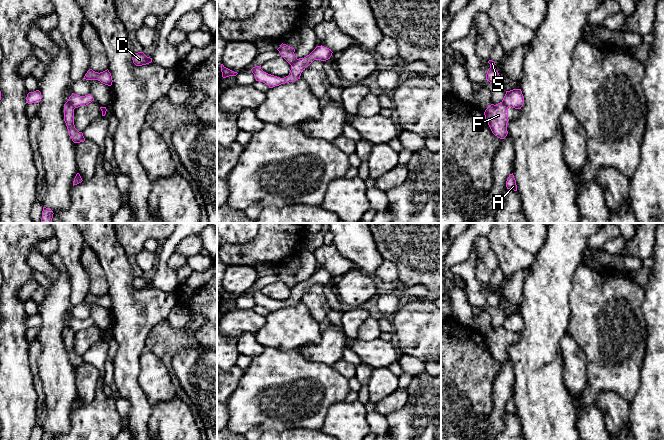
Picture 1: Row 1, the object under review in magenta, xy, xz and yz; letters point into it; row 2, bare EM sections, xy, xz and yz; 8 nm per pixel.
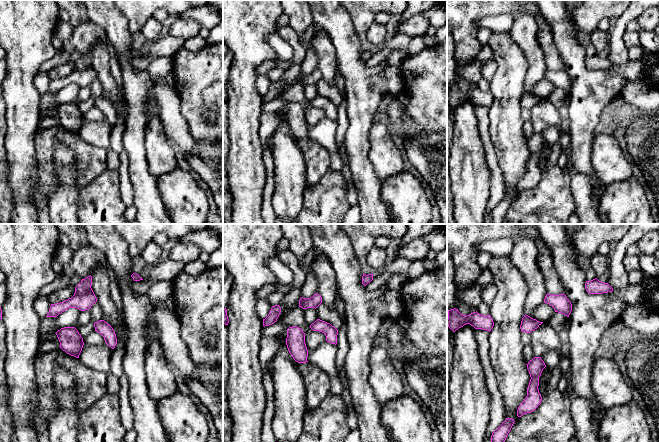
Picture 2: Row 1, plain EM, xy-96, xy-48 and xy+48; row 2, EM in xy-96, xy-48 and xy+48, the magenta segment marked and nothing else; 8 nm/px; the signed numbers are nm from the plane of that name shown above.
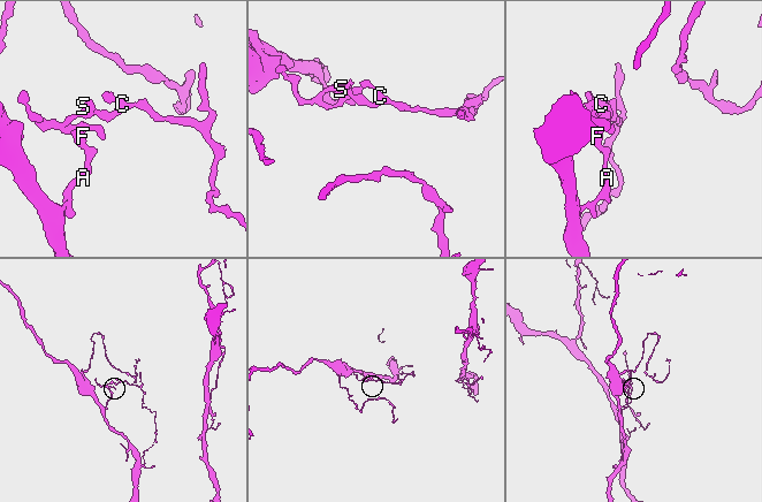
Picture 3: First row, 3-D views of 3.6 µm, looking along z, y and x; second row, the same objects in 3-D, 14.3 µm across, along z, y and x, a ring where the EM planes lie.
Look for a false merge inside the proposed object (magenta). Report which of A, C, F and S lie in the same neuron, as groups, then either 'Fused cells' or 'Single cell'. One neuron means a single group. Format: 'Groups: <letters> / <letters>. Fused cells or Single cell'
Groups: A F / C S. Fused cells

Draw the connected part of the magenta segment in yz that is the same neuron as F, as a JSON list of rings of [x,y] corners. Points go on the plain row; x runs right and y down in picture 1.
[[[503,326],[496,329],[491,328],[485,334],[484,339],[492,357],[498,362],[504,363],[508,358],[508,331]]]

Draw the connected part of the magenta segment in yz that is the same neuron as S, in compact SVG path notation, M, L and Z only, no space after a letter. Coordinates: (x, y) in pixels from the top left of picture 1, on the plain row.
M489 284L488 287L490 288L490 292L487 295L486 298L486 304L490 307L498 307L500 306L500 299L498 295L495 292L495 286L492 284Z

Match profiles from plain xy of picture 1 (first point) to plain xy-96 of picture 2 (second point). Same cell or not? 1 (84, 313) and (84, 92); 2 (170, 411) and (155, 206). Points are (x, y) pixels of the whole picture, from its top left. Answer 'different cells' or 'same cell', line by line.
1: same cell
2: different cells

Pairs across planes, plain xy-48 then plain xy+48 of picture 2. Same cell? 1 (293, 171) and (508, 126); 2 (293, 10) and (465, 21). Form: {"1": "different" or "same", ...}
{"1": "same", "2": "different"}

